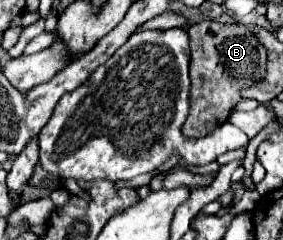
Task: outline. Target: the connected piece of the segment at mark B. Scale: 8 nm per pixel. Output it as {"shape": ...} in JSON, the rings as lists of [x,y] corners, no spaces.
{"shape":[[[203,20],[187,30],[191,38],[191,112],[183,122],[187,138],[203,138],[221,126],[241,98],[239,90],[263,80],[267,54],[247,26]]]}

